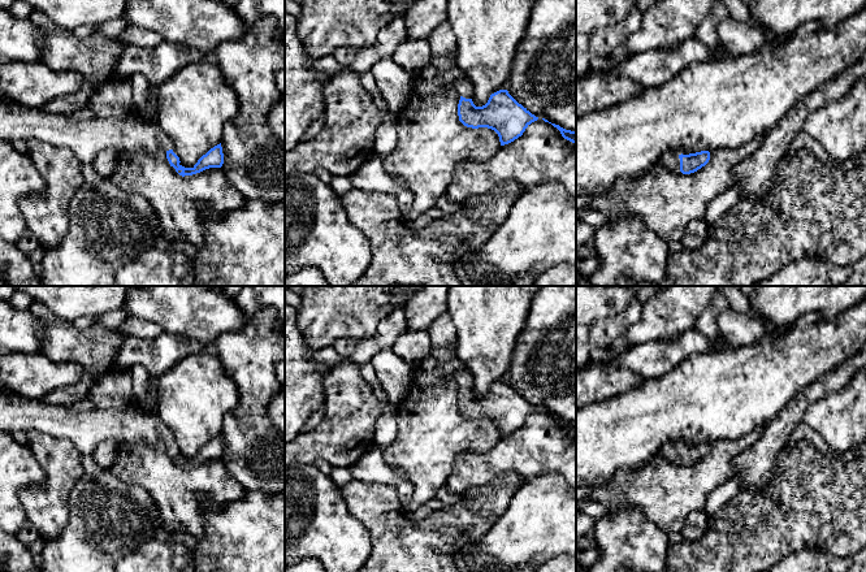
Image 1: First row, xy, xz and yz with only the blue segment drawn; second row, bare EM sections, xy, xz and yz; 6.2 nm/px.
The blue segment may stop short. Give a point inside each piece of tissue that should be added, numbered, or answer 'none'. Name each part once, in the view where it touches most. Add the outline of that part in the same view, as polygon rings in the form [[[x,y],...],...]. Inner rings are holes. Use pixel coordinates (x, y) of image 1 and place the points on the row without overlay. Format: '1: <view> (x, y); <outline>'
1: yz (670, 451); [[[664,443],[661,454],[672,464],[680,463],[680,450],[677,443]]]

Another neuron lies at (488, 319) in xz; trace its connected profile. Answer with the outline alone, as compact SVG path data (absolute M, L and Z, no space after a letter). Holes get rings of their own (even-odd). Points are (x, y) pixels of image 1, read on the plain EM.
M449 286L447 312L456 328L456 354L473 377L476 398L488 394L492 385L507 381L518 335L525 326L531 302L542 286Z

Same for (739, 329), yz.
M727 308L718 317L718 328L722 338L732 348L749 347L761 342L767 334L766 325L754 315L746 315Z

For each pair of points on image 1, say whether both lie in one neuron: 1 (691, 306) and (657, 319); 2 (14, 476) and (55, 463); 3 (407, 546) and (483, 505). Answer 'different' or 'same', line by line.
1: same
2: different
3: same

